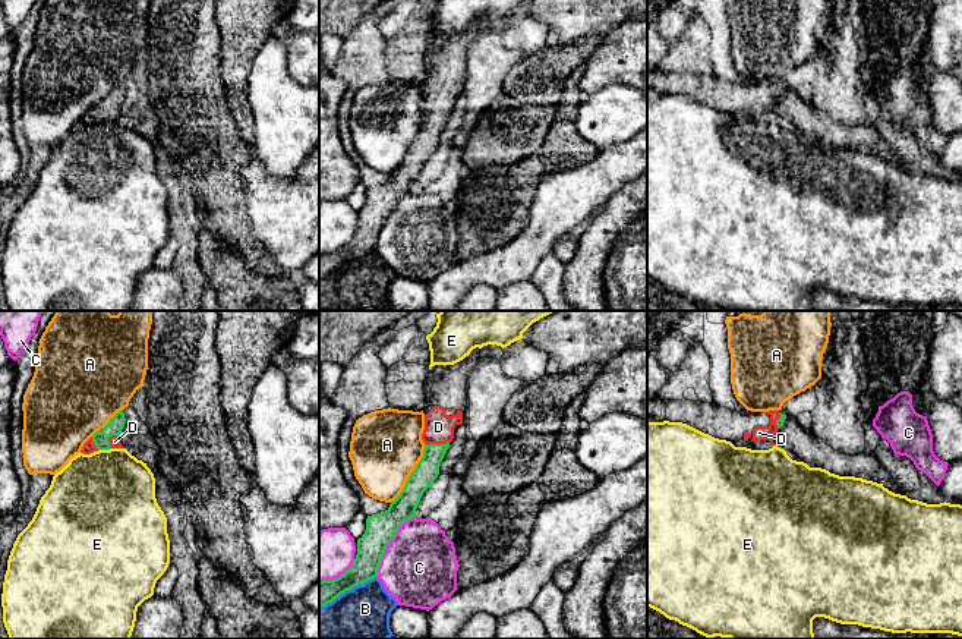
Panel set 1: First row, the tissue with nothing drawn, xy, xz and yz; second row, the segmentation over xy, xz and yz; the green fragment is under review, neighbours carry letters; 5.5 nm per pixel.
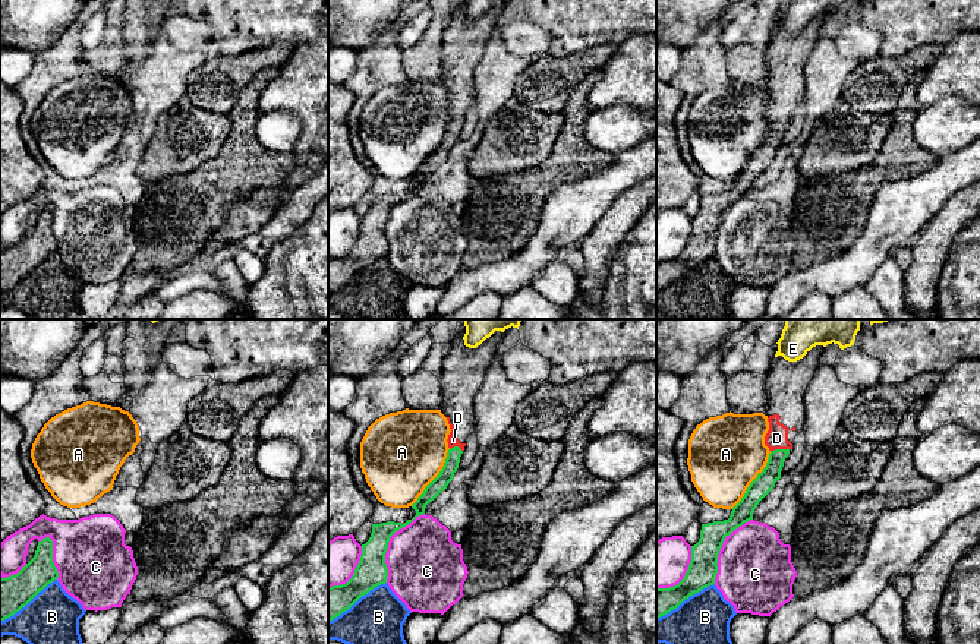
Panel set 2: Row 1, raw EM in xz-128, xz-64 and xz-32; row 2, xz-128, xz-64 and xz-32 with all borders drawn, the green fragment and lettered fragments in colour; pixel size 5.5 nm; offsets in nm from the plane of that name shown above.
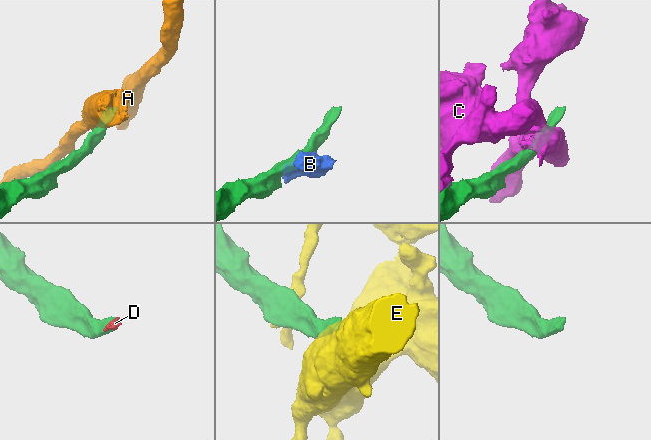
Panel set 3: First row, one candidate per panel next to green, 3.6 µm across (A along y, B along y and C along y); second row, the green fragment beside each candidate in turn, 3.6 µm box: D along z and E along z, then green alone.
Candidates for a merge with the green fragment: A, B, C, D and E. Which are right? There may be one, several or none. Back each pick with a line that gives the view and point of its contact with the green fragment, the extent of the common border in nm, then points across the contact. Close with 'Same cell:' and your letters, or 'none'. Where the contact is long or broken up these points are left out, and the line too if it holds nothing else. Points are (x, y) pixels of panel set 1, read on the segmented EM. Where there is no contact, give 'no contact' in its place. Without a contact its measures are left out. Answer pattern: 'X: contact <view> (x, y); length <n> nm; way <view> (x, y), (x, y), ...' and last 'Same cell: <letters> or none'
D: contact xz (437, 444); length 140 nm; way xz (426, 471), (437, 444), (438, 427)
Same cell: D

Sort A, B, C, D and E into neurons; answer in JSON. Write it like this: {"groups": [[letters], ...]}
{"groups": [["A"], ["B"], ["C"], ["D"], ["E"]]}

